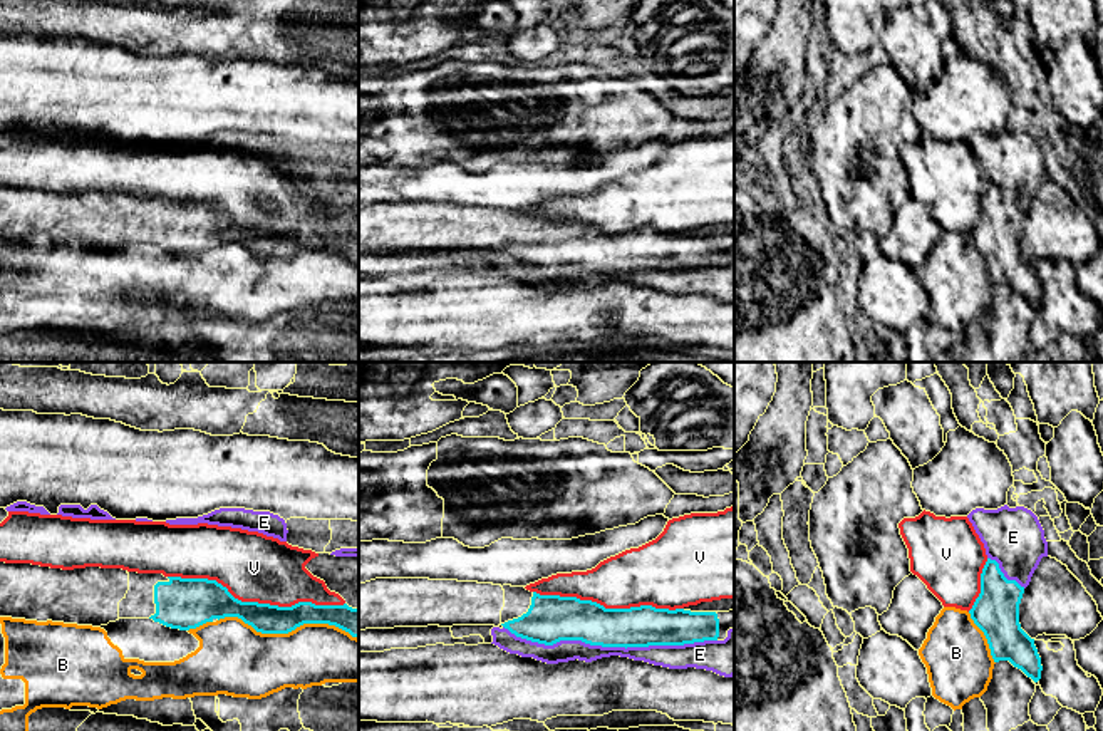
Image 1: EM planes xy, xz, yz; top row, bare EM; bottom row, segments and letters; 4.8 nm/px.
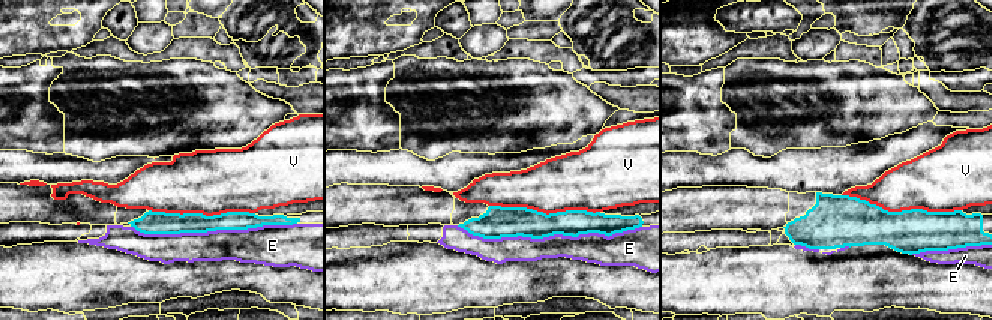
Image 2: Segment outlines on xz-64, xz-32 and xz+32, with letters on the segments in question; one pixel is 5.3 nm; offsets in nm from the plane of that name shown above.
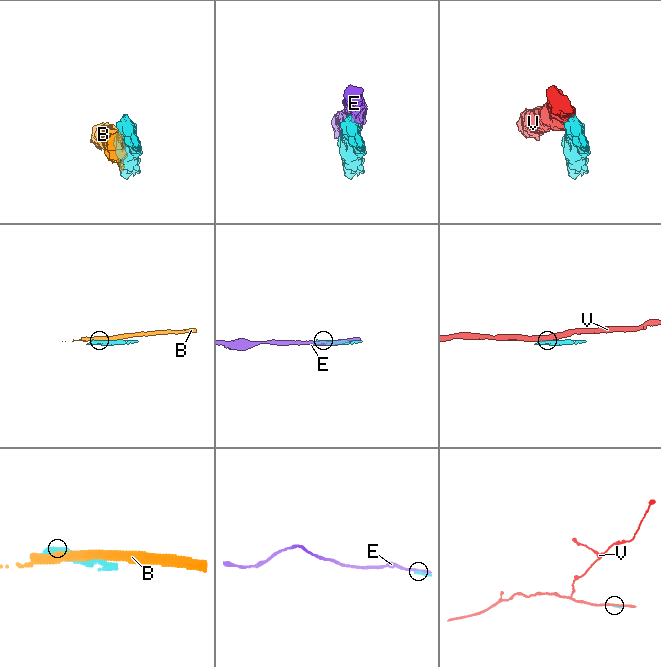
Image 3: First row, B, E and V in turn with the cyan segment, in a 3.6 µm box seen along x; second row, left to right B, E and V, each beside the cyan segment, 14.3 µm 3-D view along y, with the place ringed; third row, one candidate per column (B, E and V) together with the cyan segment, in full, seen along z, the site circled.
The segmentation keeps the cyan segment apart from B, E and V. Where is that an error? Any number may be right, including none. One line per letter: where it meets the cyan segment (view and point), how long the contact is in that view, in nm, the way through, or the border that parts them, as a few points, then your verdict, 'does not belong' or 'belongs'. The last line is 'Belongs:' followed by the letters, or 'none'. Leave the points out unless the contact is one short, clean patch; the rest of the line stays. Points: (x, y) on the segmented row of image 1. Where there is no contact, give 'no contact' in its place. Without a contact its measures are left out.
B: contact xy (289, 631); length 700 nm; does not belong
E: contact xz (611, 646); length 1050 nm; does not belong
V: contact xy (257, 602); length 850 nm; does not belong
Belongs: none

